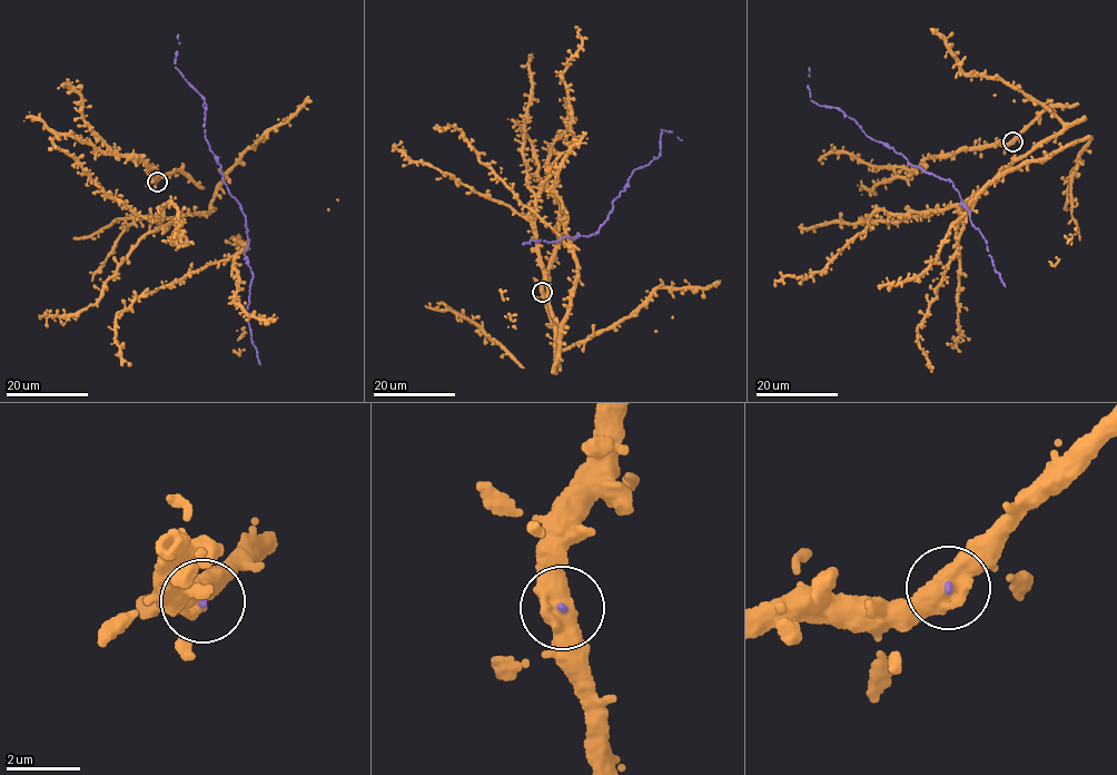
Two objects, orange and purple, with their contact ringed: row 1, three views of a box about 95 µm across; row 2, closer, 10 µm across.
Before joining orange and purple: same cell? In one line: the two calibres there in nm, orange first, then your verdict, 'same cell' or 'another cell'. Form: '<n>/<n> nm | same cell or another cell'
480/90 nm | same cell

